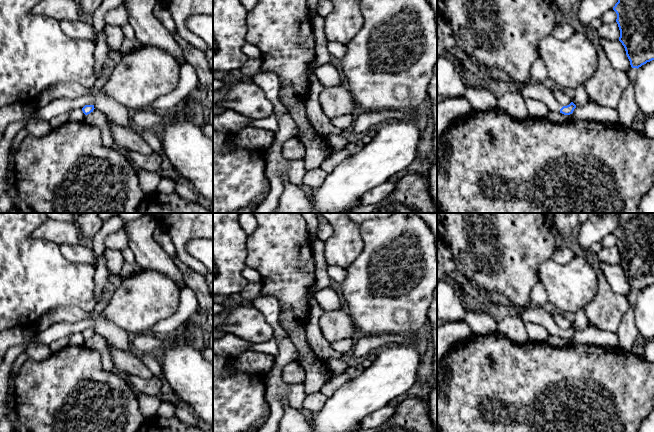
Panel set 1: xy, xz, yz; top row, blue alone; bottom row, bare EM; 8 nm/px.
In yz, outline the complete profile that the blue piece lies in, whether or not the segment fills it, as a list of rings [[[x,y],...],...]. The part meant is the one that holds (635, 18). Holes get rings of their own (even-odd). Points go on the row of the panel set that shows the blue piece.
[[[618,0],[613,7],[620,30],[619,41],[625,48],[632,68],[654,60],[654,0]]]

